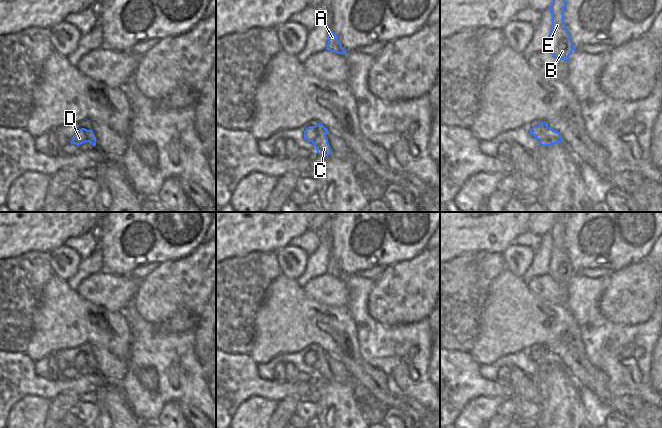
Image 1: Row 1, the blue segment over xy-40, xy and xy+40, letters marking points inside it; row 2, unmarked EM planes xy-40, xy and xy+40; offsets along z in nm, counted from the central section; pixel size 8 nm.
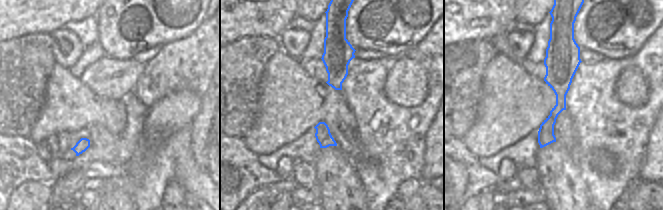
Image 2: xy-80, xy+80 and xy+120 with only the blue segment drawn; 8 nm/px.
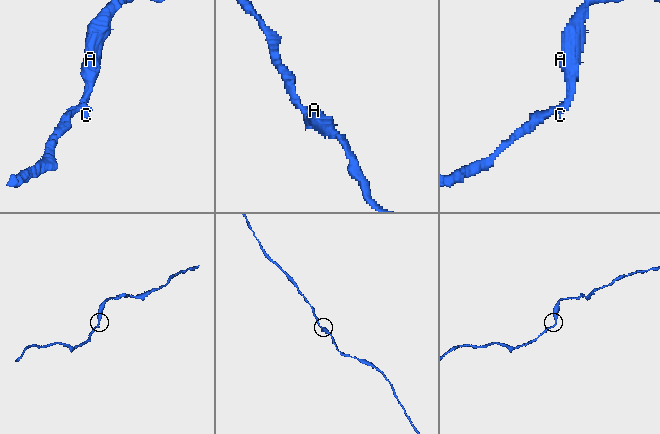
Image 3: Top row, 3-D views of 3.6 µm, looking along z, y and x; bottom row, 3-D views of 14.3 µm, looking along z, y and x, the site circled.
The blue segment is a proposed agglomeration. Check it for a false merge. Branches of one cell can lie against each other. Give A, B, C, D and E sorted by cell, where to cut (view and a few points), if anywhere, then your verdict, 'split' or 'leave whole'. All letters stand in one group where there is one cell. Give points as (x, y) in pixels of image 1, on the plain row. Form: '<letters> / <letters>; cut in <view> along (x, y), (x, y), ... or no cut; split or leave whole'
A B C D E; no cut; leave whole

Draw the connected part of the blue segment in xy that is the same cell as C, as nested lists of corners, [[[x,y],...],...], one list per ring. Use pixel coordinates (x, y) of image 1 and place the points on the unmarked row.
[[[320,347],[315,350],[309,350],[304,355],[304,363],[312,366],[316,371],[317,377],[324,380],[328,380],[332,377],[326,361],[327,355],[328,353]]]

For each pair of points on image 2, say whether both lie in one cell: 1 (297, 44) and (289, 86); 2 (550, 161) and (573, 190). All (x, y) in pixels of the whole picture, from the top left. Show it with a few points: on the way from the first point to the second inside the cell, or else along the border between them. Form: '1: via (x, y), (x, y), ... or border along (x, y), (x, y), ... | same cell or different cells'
1: border along (281, 48), (291, 57), (299, 60) | different cells
2: via (557, 168), (561, 178), (566, 183) | same cell

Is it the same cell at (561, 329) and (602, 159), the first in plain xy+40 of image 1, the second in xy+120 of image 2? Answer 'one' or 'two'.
two

